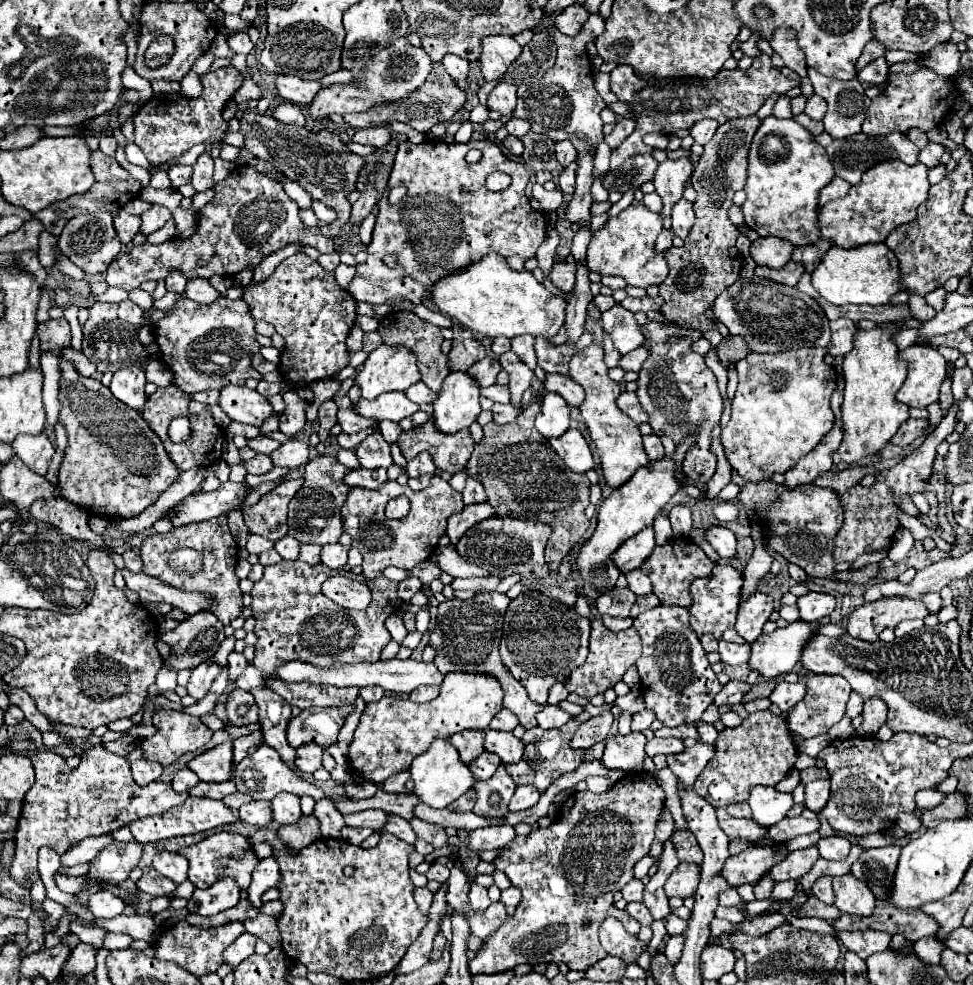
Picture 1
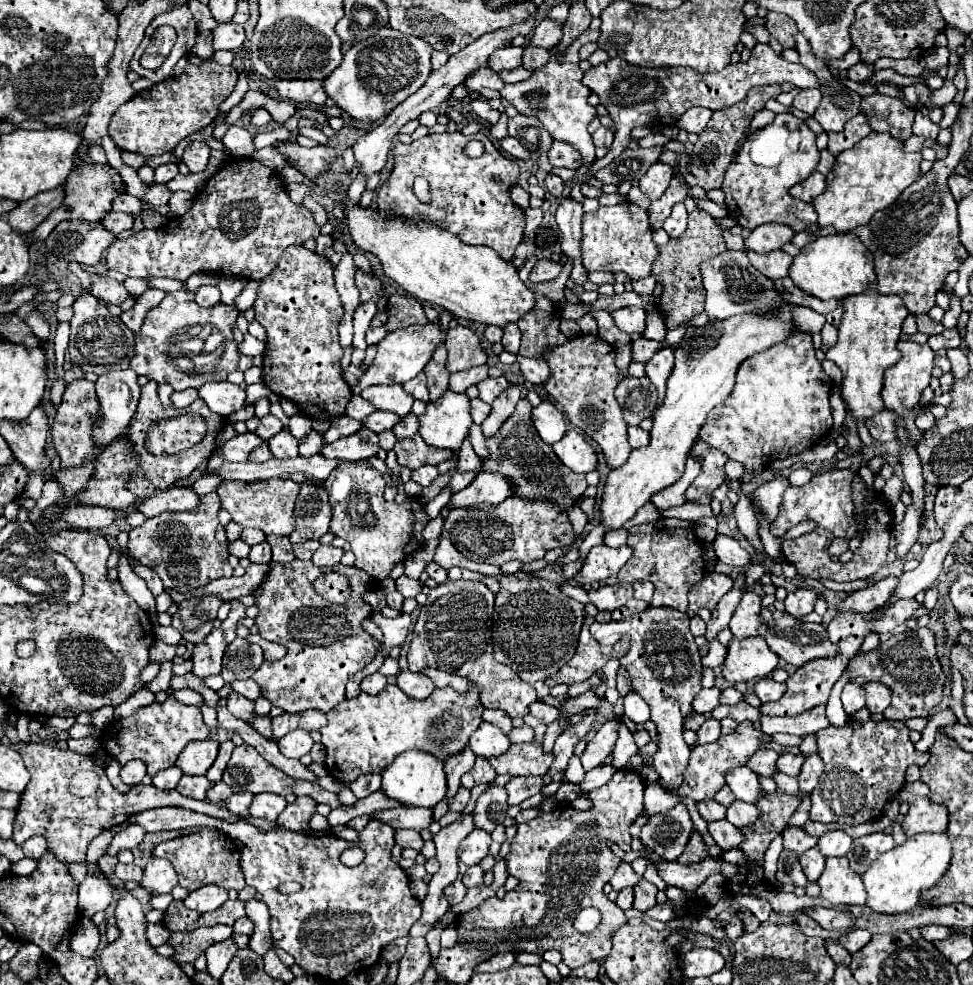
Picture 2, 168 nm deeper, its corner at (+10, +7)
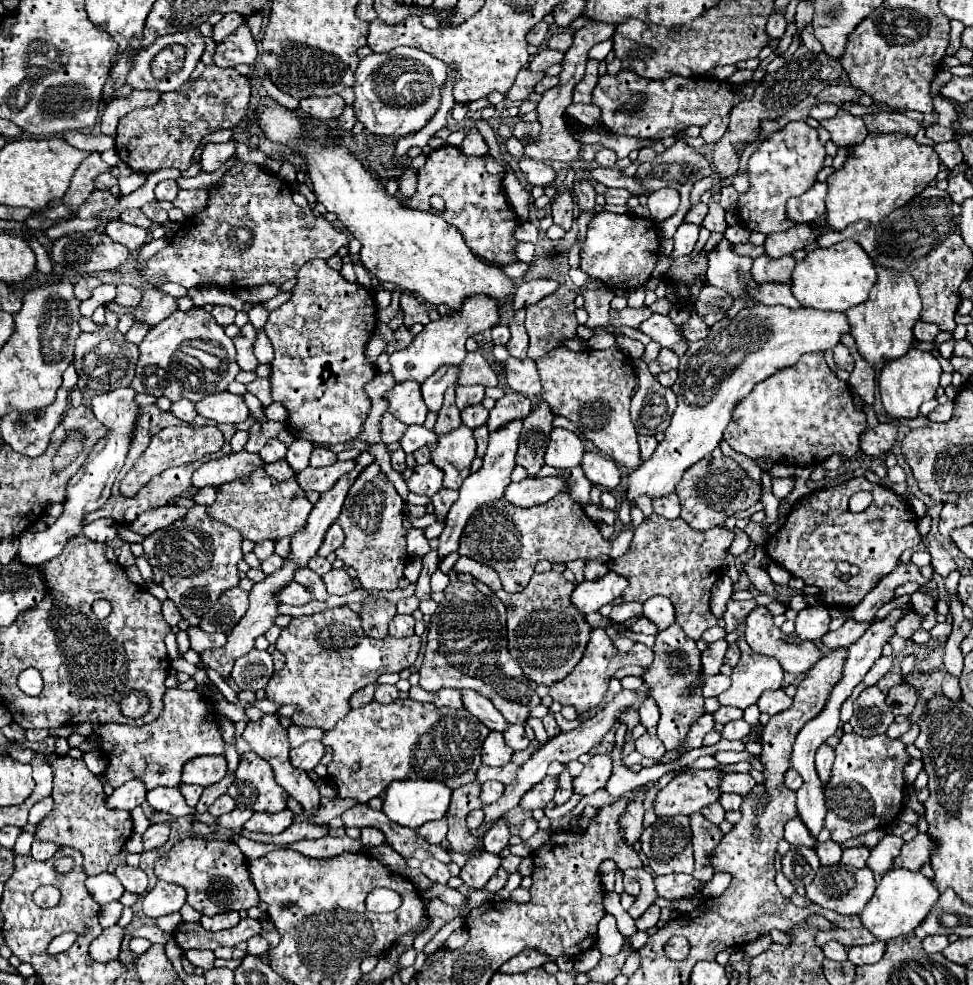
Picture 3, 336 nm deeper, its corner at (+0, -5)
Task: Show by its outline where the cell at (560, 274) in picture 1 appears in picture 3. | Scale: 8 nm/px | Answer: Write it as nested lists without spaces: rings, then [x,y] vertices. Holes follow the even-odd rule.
[[[536,279],[536,281],[526,281],[522,283],[516,293],[514,293],[514,299],[512,299],[512,309],[518,311],[522,307],[528,307],[540,299],[544,299],[546,295],[554,293],[558,287],[556,281],[552,279]]]

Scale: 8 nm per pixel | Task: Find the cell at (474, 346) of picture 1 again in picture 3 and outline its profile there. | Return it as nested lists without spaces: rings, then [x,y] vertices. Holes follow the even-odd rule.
[[[474,351],[468,353],[466,359],[462,361],[462,371],[460,371],[460,385],[482,385],[482,387],[496,387],[498,377],[488,365],[488,361],[482,357],[482,353]]]

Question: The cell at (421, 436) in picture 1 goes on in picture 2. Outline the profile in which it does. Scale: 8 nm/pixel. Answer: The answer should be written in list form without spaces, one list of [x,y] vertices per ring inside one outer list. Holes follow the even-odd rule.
[[[416,433],[412,437],[398,439],[394,445],[394,453],[398,457],[398,463],[408,469],[416,469],[422,465],[440,465],[442,461],[452,459],[452,451],[428,447],[428,443],[424,443],[420,439],[420,433]]]

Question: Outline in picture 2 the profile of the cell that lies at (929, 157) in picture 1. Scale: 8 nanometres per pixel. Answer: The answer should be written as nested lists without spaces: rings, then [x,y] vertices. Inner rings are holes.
[[[920,107],[916,111],[916,121],[914,121],[914,135],[920,135],[920,137],[926,137],[926,139],[936,139],[938,137],[938,125],[934,125],[930,119],[928,119],[928,109],[926,107]]]

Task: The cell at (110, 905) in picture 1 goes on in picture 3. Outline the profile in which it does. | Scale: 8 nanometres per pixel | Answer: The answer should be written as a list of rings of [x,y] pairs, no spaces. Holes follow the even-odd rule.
[[[104,871],[102,875],[88,877],[86,879],[86,889],[94,897],[94,901],[98,901],[100,905],[106,905],[110,901],[118,901],[124,893],[124,887],[122,887],[120,879],[114,873],[108,873],[108,871]]]

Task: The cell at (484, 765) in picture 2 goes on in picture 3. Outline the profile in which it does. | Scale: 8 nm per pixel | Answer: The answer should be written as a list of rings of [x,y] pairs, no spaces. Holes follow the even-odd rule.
[[[486,781],[482,783],[482,803],[484,805],[490,805],[490,803],[496,803],[500,799],[500,795],[504,793],[504,785],[498,783],[498,781]]]

